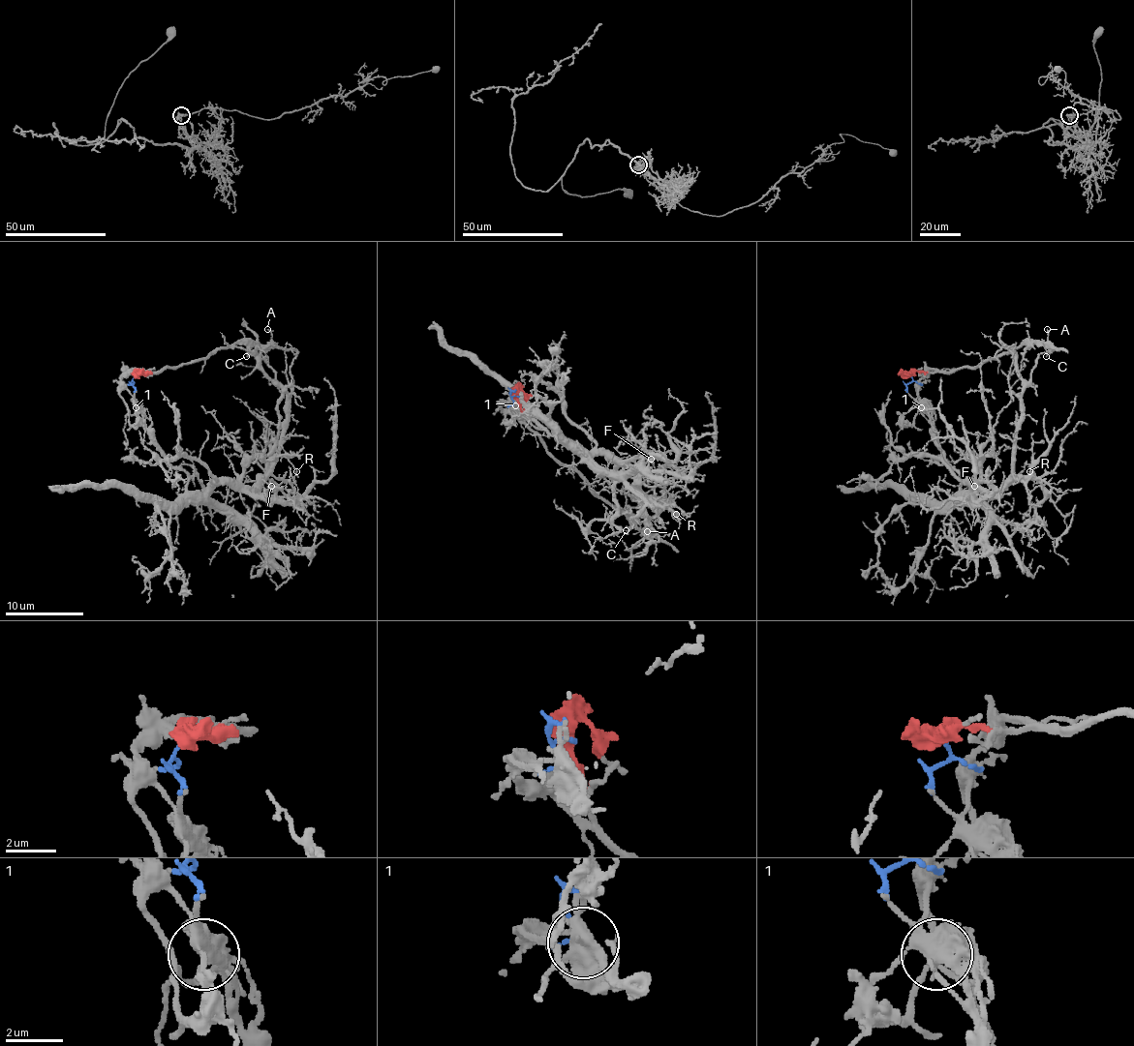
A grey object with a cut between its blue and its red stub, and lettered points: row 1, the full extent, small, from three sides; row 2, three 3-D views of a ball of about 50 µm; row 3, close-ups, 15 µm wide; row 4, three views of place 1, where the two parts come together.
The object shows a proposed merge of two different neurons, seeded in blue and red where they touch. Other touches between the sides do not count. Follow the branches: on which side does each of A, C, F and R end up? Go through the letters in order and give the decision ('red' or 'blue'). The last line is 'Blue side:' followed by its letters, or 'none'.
A: red
C: red
F: blue
R: blue
Blue side: F, R

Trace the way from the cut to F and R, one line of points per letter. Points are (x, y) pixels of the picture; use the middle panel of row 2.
F: (515, 396), (511, 398), (513, 392), (513, 403), (529, 419), (568, 446), (614, 454), (637, 464), (651, 458)
R: (515, 396), (513, 403), (529, 419), (568, 446), (618, 456), (649, 497), (677, 513)

